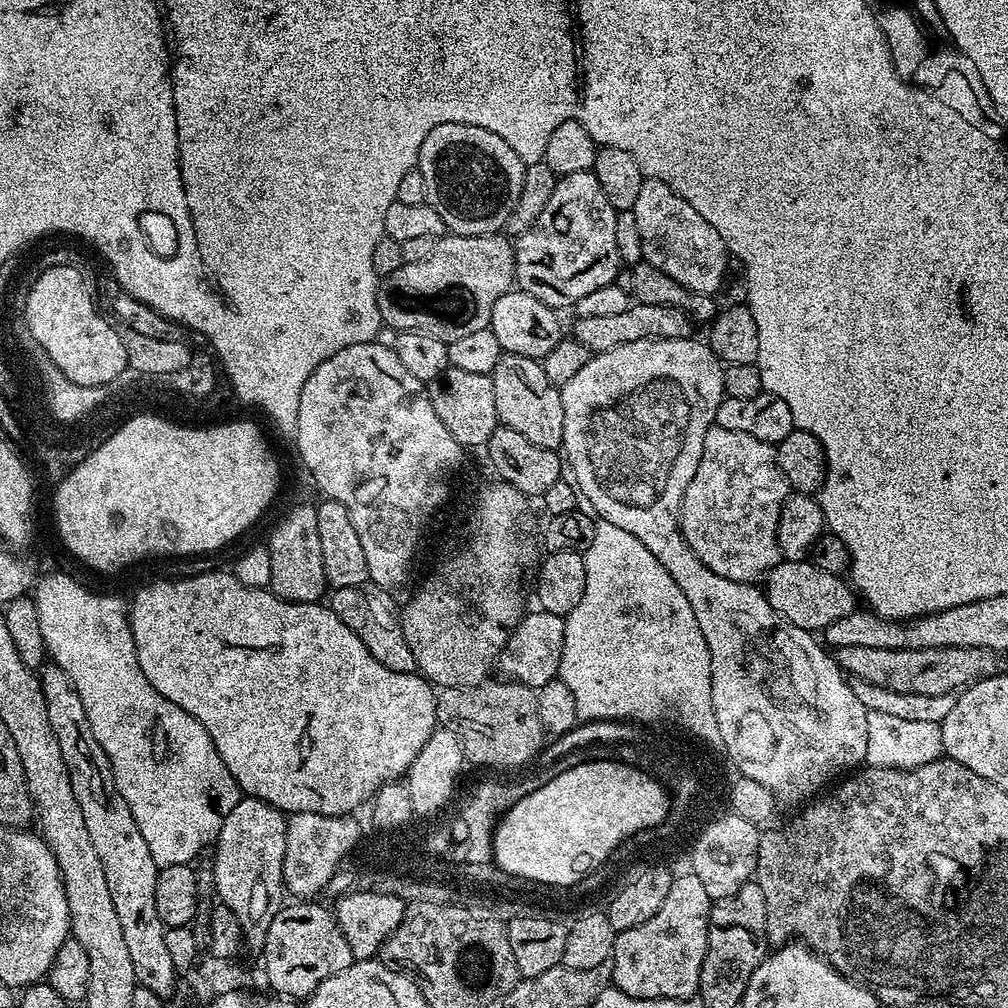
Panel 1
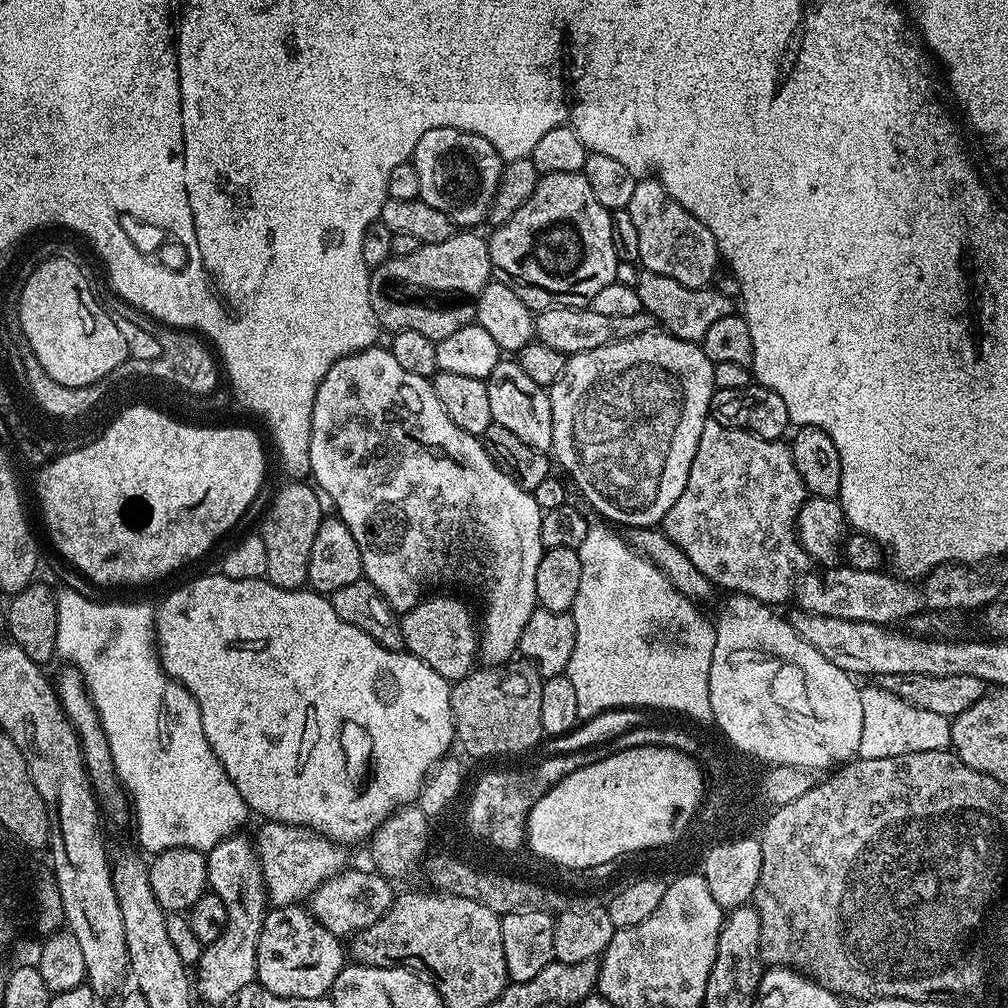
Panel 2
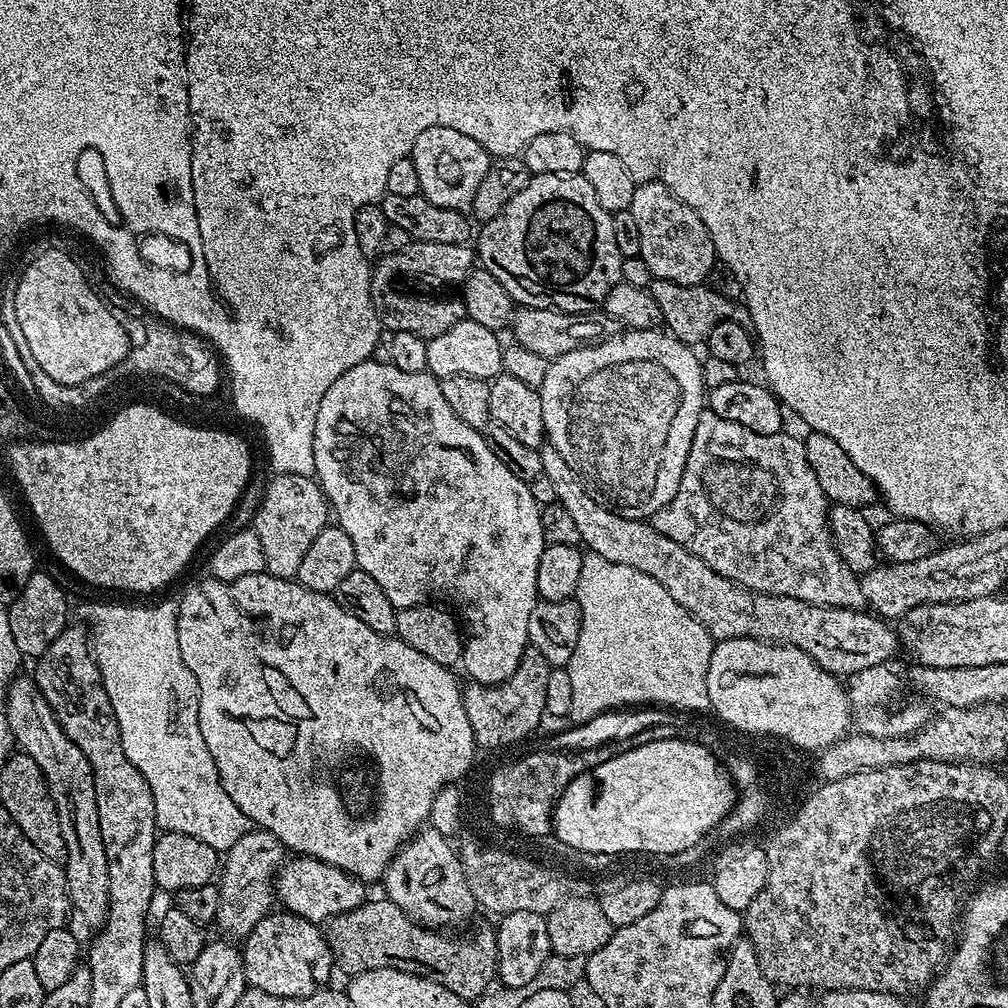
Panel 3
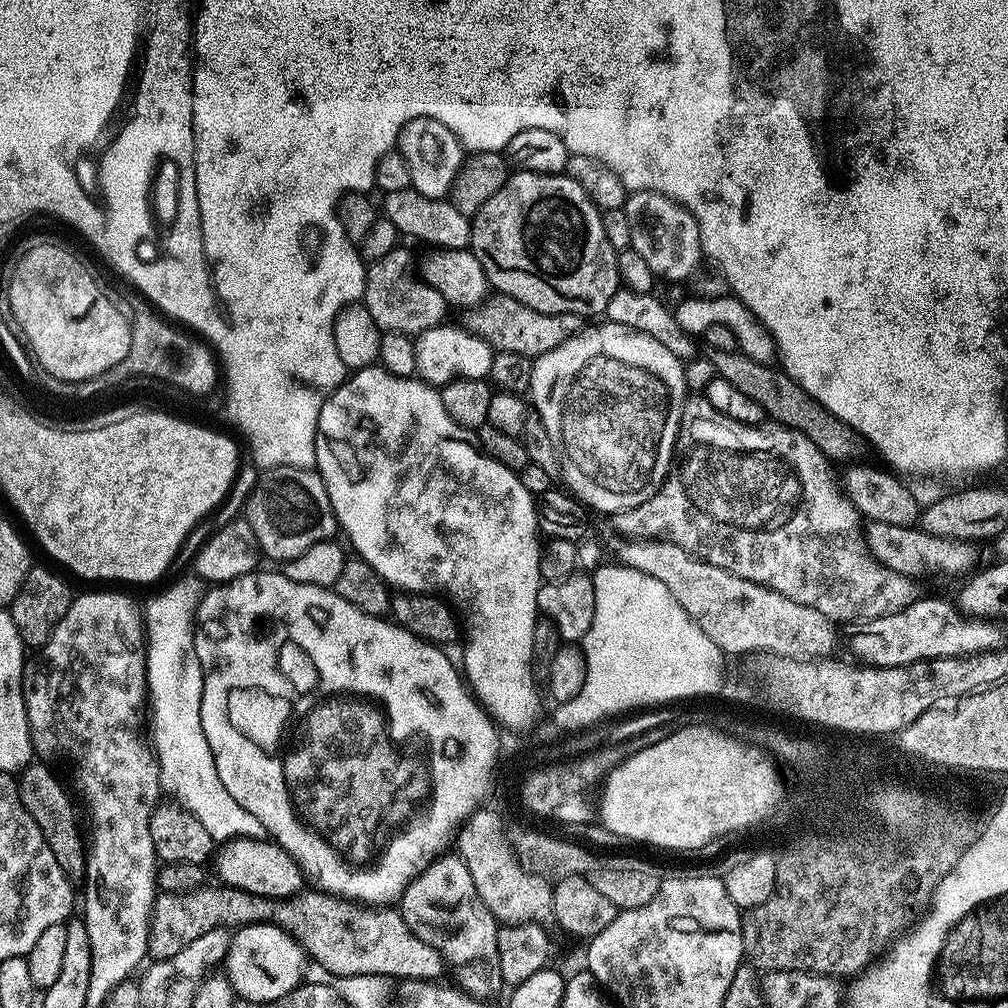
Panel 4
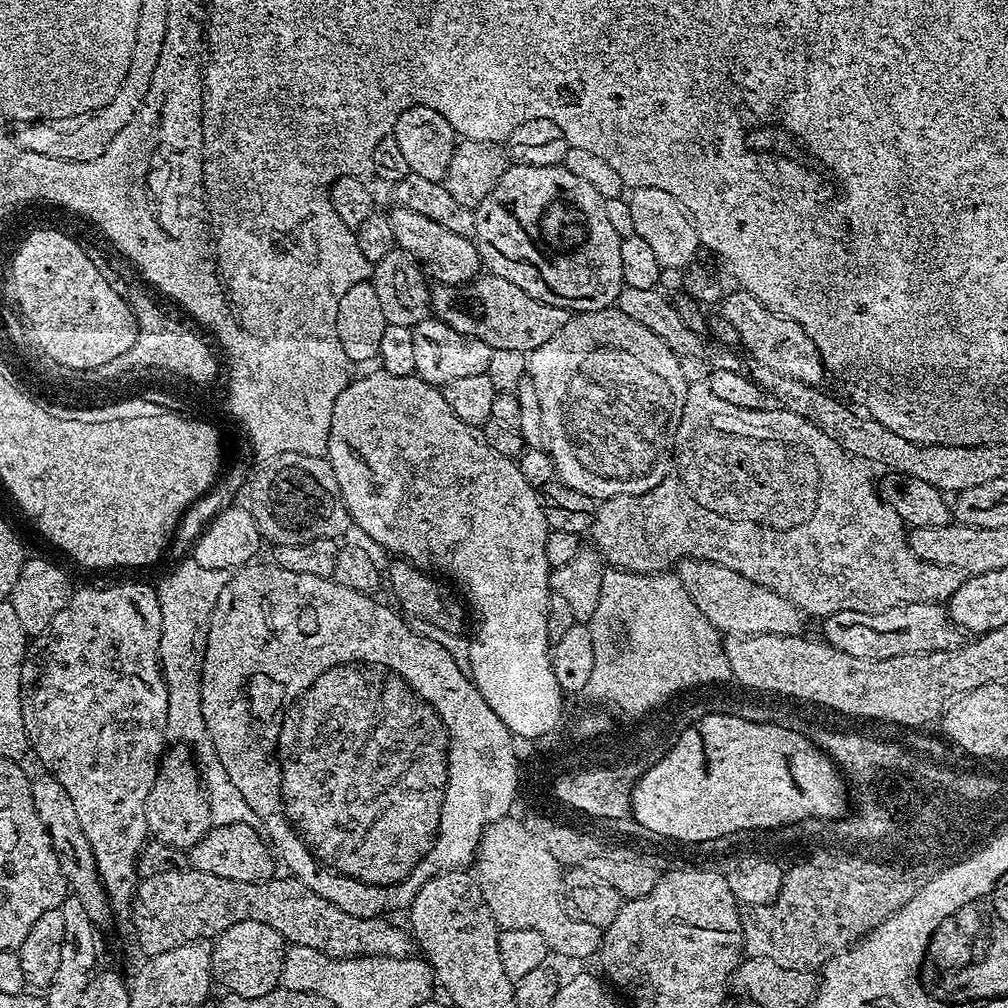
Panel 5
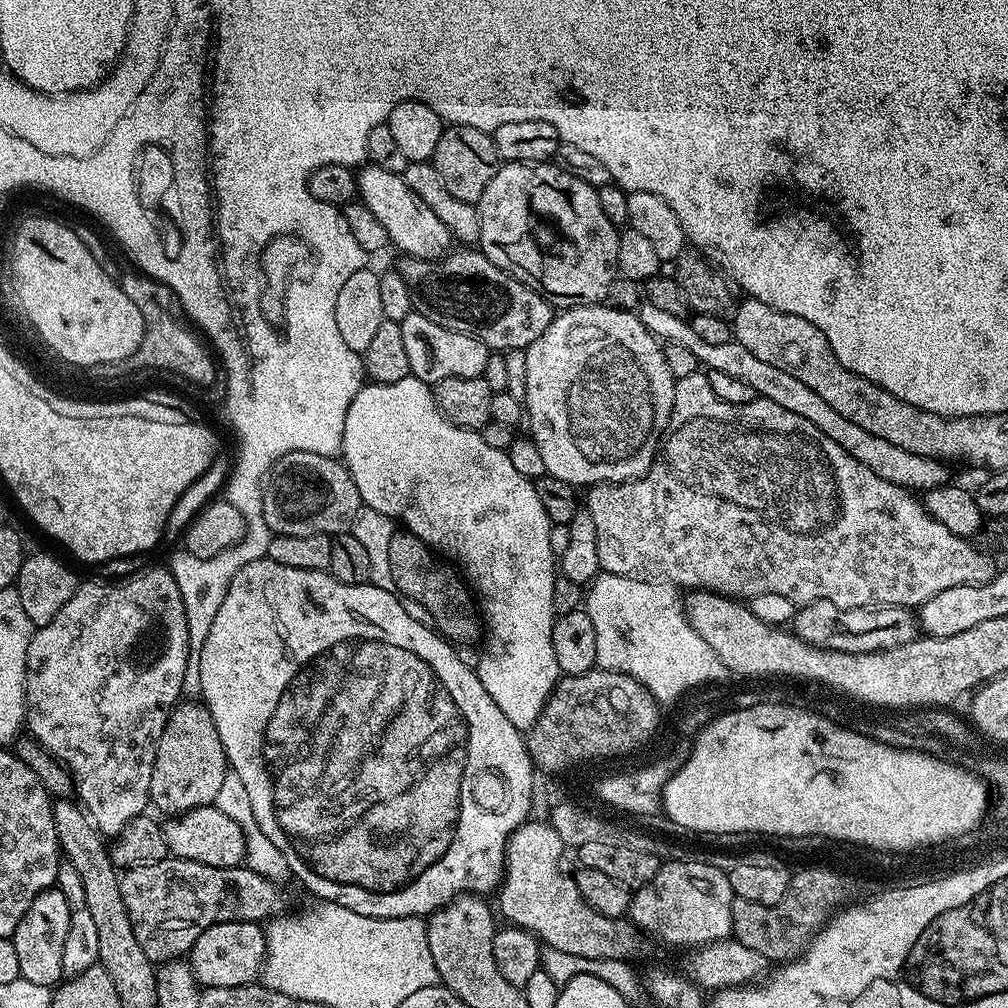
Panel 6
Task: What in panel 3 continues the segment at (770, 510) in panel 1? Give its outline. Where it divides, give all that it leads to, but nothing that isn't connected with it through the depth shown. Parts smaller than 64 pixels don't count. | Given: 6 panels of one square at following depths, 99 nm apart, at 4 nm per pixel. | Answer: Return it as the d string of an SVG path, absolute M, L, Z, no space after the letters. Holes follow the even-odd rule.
M705 410L698 414L698 426L694 426L694 438L690 442L688 453L692 455L692 460L686 460L684 468L688 471L688 480L692 480L692 484L680 485L692 488L692 492L696 492L696 484L700 484L700 472L708 468L708 456L724 456L724 460L728 460L728 456L748 456L748 460L762 460L760 472L764 472L764 468L772 468L772 472L780 476L780 488L784 488L784 508L780 508L780 516L772 516L768 524L760 524L760 528L736 528L736 524L724 524L724 528L728 528L728 540L732 540L732 544L728 544L728 552L724 552L724 556L708 556L708 564L715 572L734 581L741 588L764 592L767 596L798 598L802 602L817 604L823 608L843 606L860 610L865 607L857 573L844 565L844 559L836 552L836 546L832 543L832 531L828 528L830 501L819 488L818 477L807 461L803 439L791 440L784 430L769 436L754 434L746 430L746 426L738 426L738 422L726 422L726 418L718 418L718 414ZM764 548L772 552L769 560L764 557ZM724 560L740 560L740 564L724 564Z

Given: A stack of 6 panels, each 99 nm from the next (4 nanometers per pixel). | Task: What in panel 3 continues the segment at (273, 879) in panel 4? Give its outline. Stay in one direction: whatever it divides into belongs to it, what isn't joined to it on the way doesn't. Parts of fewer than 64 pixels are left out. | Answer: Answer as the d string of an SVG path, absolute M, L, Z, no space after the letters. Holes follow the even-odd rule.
M307 854L299 858L285 859L280 865L280 871L274 877L274 896L279 903L280 900L284 903L281 904L283 911L306 918L317 926L366 903L364 888L366 888L365 881L359 880L357 876L344 872L335 863L315 860L313 856Z

